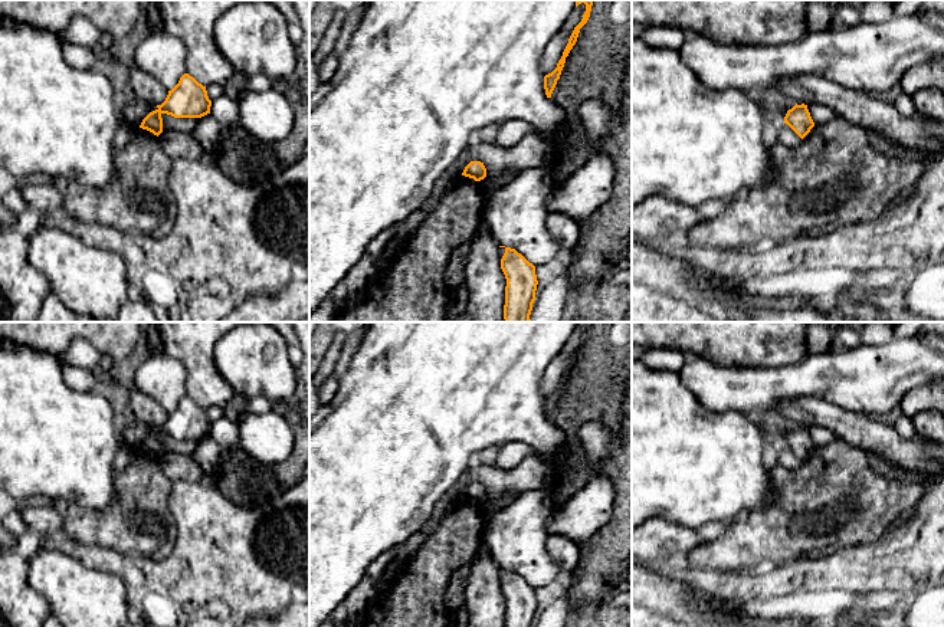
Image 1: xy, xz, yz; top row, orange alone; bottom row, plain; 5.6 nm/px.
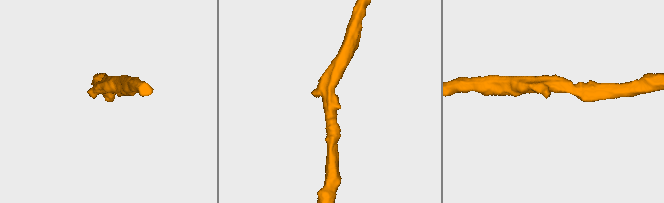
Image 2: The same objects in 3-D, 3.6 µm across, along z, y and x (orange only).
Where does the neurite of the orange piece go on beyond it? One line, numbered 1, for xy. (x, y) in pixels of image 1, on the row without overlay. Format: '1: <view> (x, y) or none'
1: none

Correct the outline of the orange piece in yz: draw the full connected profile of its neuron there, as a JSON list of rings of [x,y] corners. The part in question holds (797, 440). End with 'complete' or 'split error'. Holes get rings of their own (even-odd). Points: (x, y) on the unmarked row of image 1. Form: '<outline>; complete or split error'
[[[796,426],[791,431],[789,431],[784,439],[784,446],[787,446],[802,462],[814,449],[807,427],[804,426]]]; complete

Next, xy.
[[[184,395],[178,406],[168,413],[165,423],[142,441],[140,450],[158,459],[163,454],[163,436],[174,440],[201,440],[210,436],[210,429],[212,423],[207,418],[206,408]]]; complete

